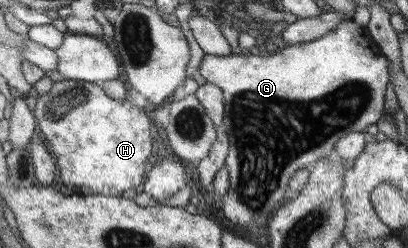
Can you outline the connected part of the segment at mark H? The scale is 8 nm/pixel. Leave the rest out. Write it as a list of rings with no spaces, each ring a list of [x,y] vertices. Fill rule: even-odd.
[[[63,79],[52,82],[48,92],[40,95],[31,109],[35,117],[37,132],[42,139],[46,139],[52,155],[57,157],[55,166],[58,167],[60,184],[76,185],[84,193],[96,193],[103,196],[118,196],[125,192],[131,195],[132,190],[144,181],[146,161],[150,161],[150,131],[148,119],[140,113],[140,109],[128,101],[120,102],[108,97],[100,85]]]

